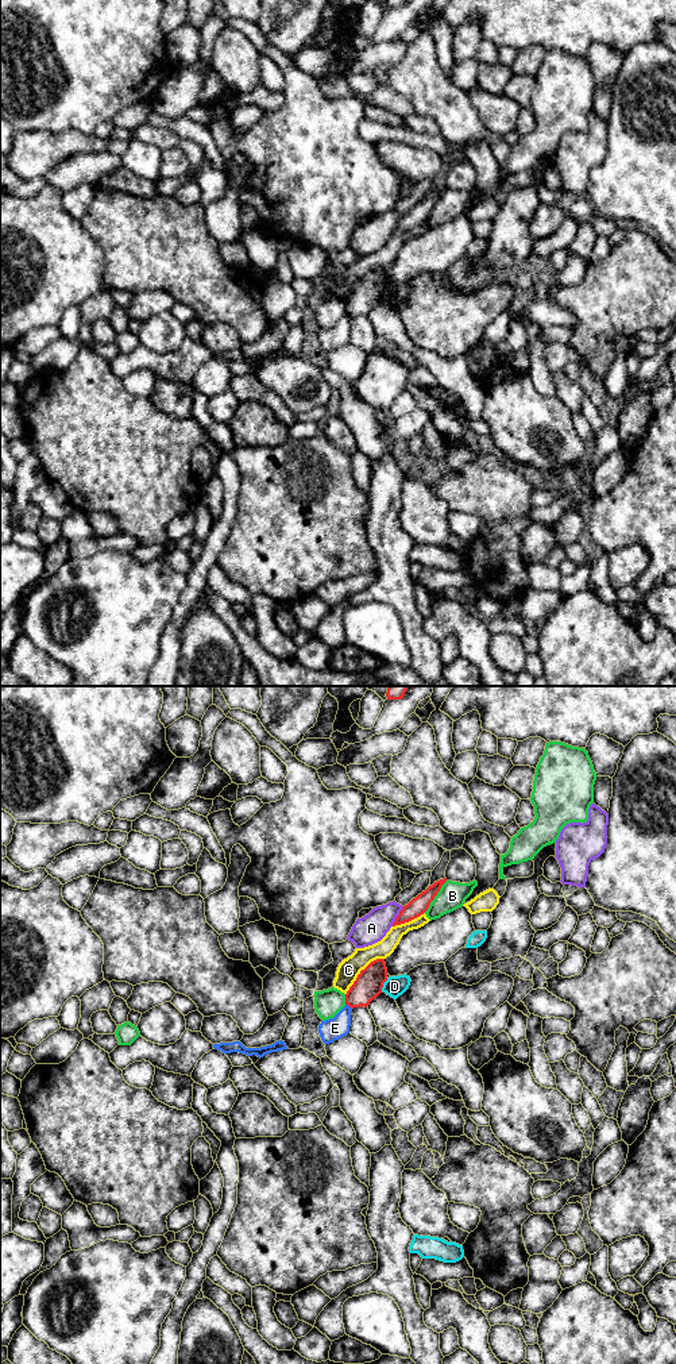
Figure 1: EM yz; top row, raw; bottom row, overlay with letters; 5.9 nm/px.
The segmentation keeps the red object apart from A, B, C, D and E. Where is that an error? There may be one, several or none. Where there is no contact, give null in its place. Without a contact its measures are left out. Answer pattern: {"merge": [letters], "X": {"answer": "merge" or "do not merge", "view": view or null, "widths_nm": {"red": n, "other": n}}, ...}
{"merge": [], "A": {"answer": "do not merge", "view": "yz", "widths_nm": {"red": 110, "other": 170}}, "B": {"answer": "do not merge", "view": "yz", "widths_nm": {"red": 110, "other": 160}}, "C": {"answer": "do not merge", "view": "yz", "widths_nm": {"red": 160, "other": 130}}, "D": {"answer": "do not merge", "view": "yz", "widths_nm": {"red": 160, "other": 120}}, "E": {"answer": "do not merge", "view": "yz", "widths_nm": {"red": 160, "other": 130}}}

